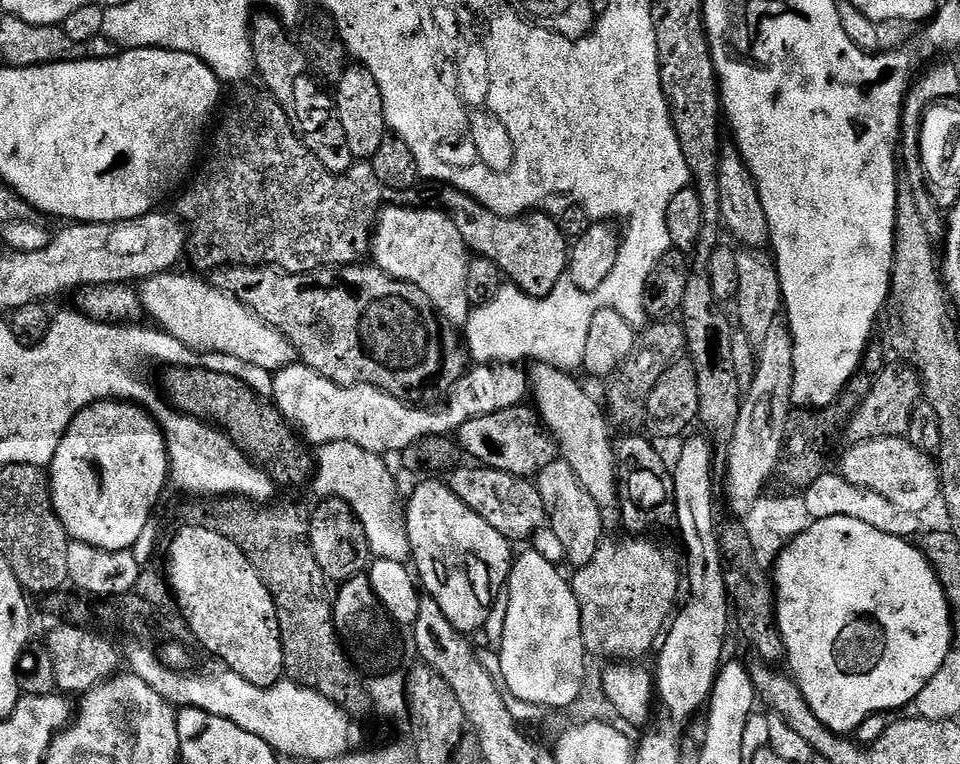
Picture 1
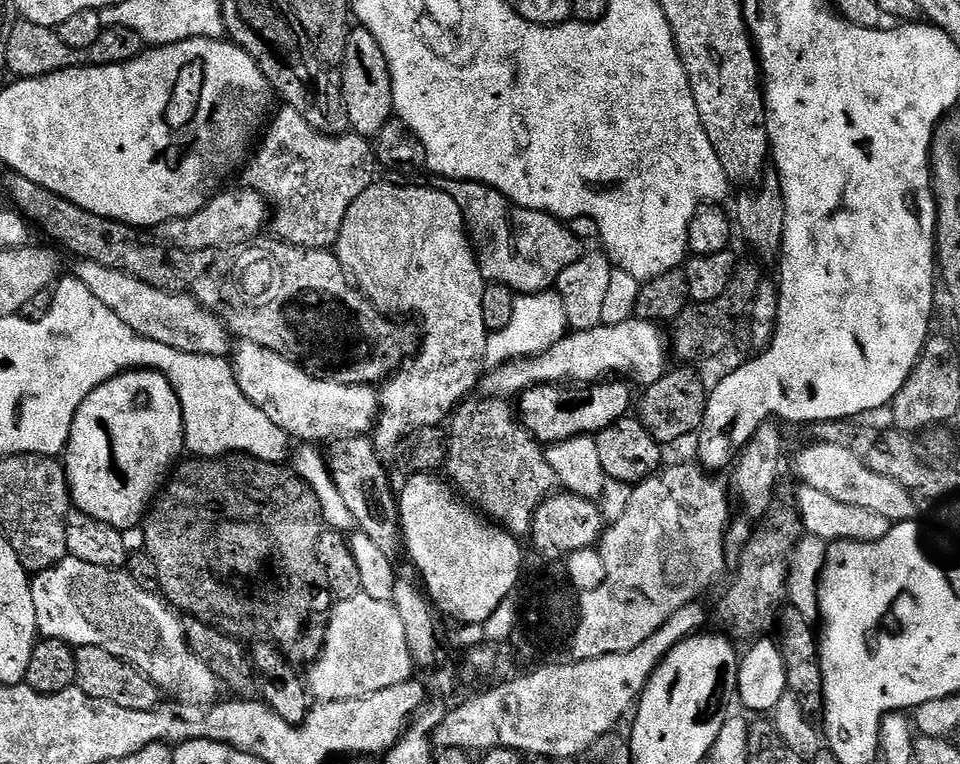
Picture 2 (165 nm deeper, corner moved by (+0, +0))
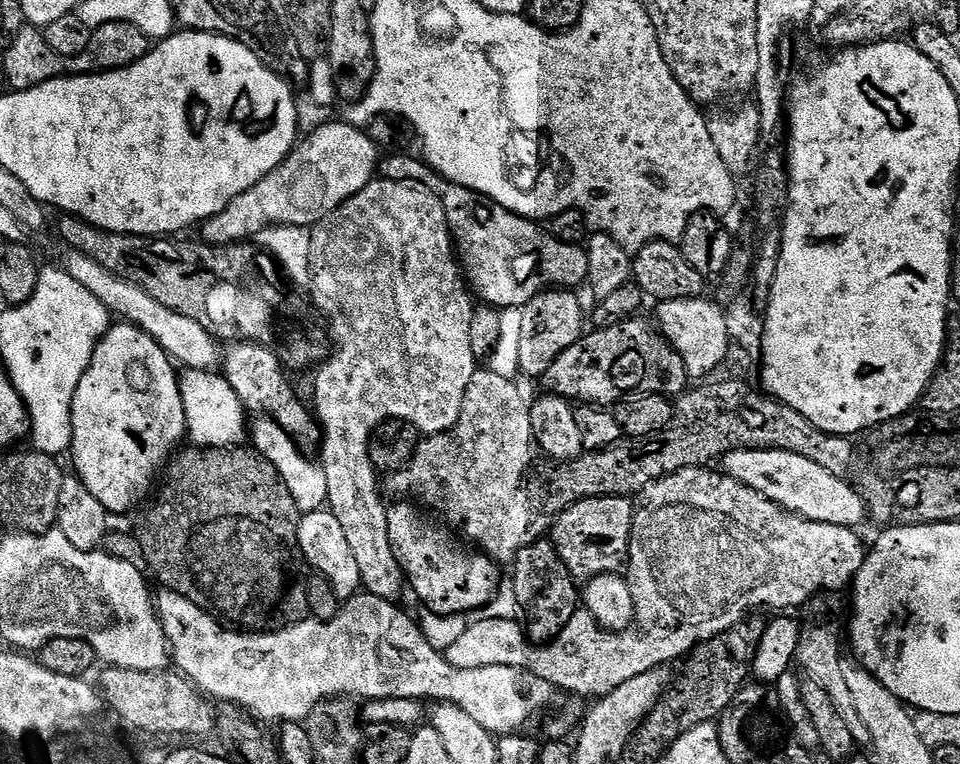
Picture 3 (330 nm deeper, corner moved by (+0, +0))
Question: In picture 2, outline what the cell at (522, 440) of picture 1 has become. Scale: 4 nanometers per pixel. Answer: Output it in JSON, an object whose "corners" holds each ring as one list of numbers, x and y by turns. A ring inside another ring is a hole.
{"corners":[[620,378,597,382,591,386,540,384,537,388,527,388,520,393,518,419,525,431,541,446,557,444,575,436,595,436,606,430,606,426,629,415,628,403,632,400,632,392,627,386,629,387]]}

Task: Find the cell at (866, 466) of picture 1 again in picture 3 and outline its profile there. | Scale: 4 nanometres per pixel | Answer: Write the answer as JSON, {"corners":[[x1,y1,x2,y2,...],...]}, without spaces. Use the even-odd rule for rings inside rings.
{"corners":[[757,448,730,452,723,457,722,468,730,478,748,484,767,500,807,520,854,529,861,527,864,516,866,520,866,505,859,491,845,477,822,470,822,466,810,462,810,458,802,458,802,454]]}

